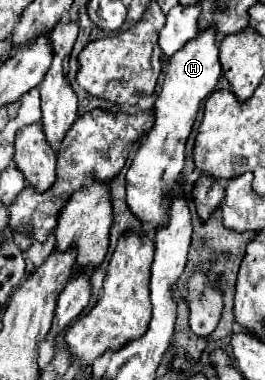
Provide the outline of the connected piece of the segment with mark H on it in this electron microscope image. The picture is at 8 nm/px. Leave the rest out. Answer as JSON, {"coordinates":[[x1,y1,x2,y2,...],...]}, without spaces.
{"coordinates":[[214,29,202,31,196,39,186,43,172,59,170,69,164,75,164,83,154,101,154,125,142,139,134,161,126,173,126,203,132,215,142,223,142,231,156,231,166,225,166,207,170,207,170,195,184,167,184,145,196,121,200,103,214,91,222,75,218,61,218,45]]}

